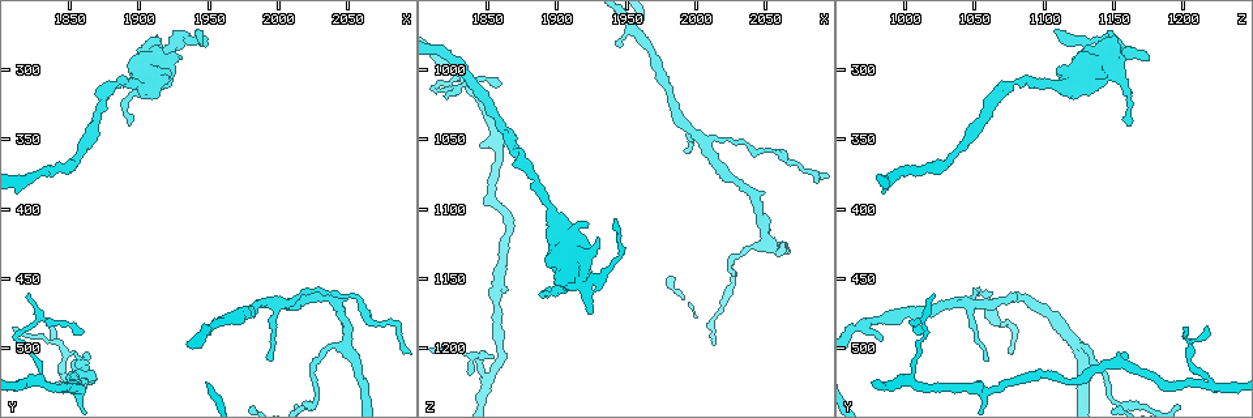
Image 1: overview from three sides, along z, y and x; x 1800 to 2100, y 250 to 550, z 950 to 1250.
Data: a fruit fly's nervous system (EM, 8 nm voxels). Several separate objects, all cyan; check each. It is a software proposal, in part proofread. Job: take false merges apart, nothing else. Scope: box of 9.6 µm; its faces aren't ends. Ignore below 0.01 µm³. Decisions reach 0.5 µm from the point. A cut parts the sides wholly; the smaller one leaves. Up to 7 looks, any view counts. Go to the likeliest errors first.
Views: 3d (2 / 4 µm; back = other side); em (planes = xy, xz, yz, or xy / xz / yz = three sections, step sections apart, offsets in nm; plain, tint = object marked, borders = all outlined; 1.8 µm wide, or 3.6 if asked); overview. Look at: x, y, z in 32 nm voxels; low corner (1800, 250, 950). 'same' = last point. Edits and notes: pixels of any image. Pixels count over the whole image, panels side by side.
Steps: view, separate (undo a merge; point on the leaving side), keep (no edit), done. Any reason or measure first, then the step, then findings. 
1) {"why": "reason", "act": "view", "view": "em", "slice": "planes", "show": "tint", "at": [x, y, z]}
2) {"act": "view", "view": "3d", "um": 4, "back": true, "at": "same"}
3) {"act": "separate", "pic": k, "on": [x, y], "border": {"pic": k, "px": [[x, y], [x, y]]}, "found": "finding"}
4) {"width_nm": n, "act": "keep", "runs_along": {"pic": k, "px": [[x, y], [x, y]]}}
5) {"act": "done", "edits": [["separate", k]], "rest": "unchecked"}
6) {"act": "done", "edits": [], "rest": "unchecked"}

{"why": "abrupt turn", "act": "view", "view": "em", "slice": "planes", "show": "tint", "at": [2006, 468, 1050]}

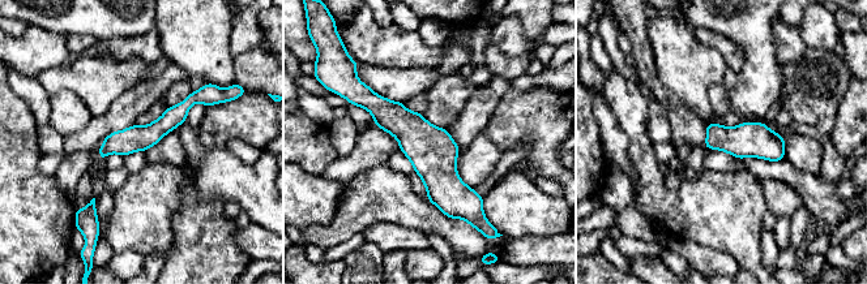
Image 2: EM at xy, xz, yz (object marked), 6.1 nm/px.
{"width_nm": 160, "act": "keep", "found": "one neuron here"}

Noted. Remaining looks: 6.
{"why": "thin neck", "act": "view", "view": "em", "slice": "planes", "show": "tint", "at": [1846, 508, 1206]}

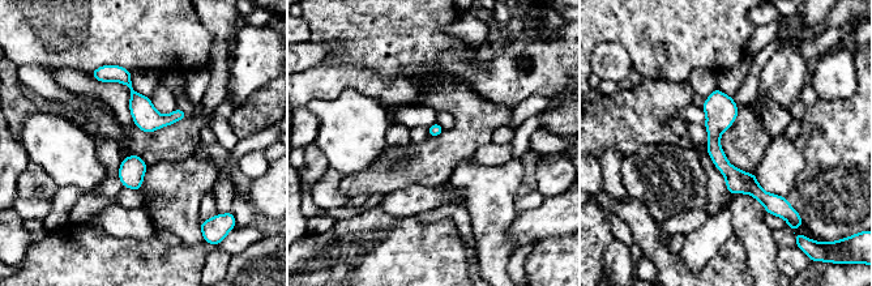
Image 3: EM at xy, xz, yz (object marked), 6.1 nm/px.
{"act": "keep", "runs_along": {"pic": 3, "px": [[717, 93], [719, 161], [776, 203]]}, "found": "all the same neuron"}

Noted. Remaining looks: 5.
{"why": "three arms meet", "act": "view", "view": "em", "um": 3.6, "slice": "yz", "step": 4, "show": "tint", "at": [2048, 496, 1126]}

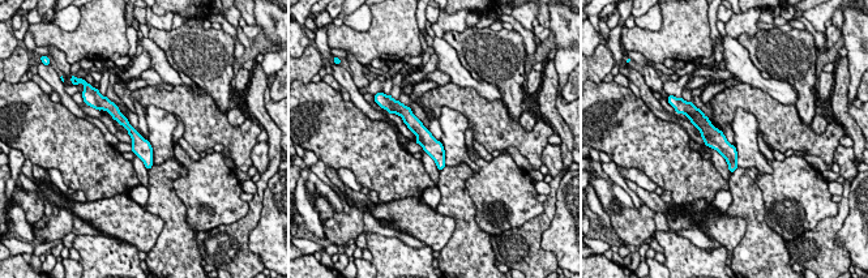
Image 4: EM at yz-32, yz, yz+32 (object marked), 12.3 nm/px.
{"act": "keep", "runs_along": {"pic": 4, "px": [[700, 118], [730, 154], [732, 166]]}, "found": "one neuron here"}

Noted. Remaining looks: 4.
{"act": "done", "edits": [], "rest": "unchecked"}

